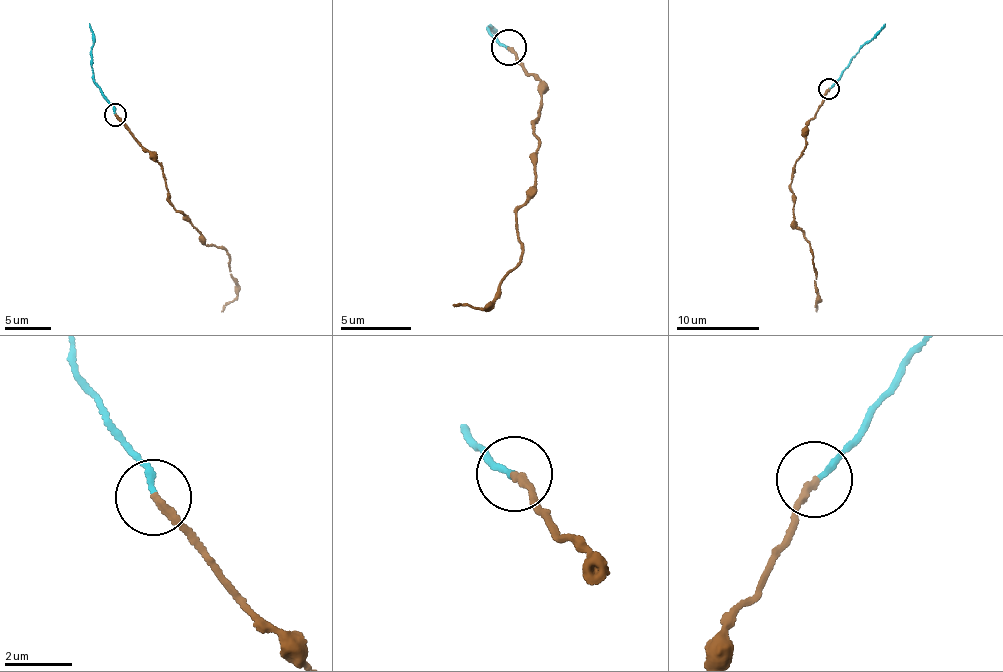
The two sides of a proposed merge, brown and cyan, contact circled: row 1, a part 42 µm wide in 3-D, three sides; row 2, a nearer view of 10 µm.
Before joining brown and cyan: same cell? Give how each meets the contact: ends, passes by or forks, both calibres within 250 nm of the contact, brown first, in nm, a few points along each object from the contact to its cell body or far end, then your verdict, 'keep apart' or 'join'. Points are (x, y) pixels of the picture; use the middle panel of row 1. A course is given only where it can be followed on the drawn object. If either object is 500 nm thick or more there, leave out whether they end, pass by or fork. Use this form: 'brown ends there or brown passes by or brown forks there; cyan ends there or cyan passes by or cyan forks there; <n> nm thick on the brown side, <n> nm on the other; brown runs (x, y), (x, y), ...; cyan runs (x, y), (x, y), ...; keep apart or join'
brown ends there; cyan ends there; 200 nm thick on the brown side, 180 nm on the other; brown runs (509, 49), (539, 84), (535, 187), (517, 211), (519, 264), (483, 310), (452, 303); cyan runs (509, 49), (489, 27), (493, 28); join

